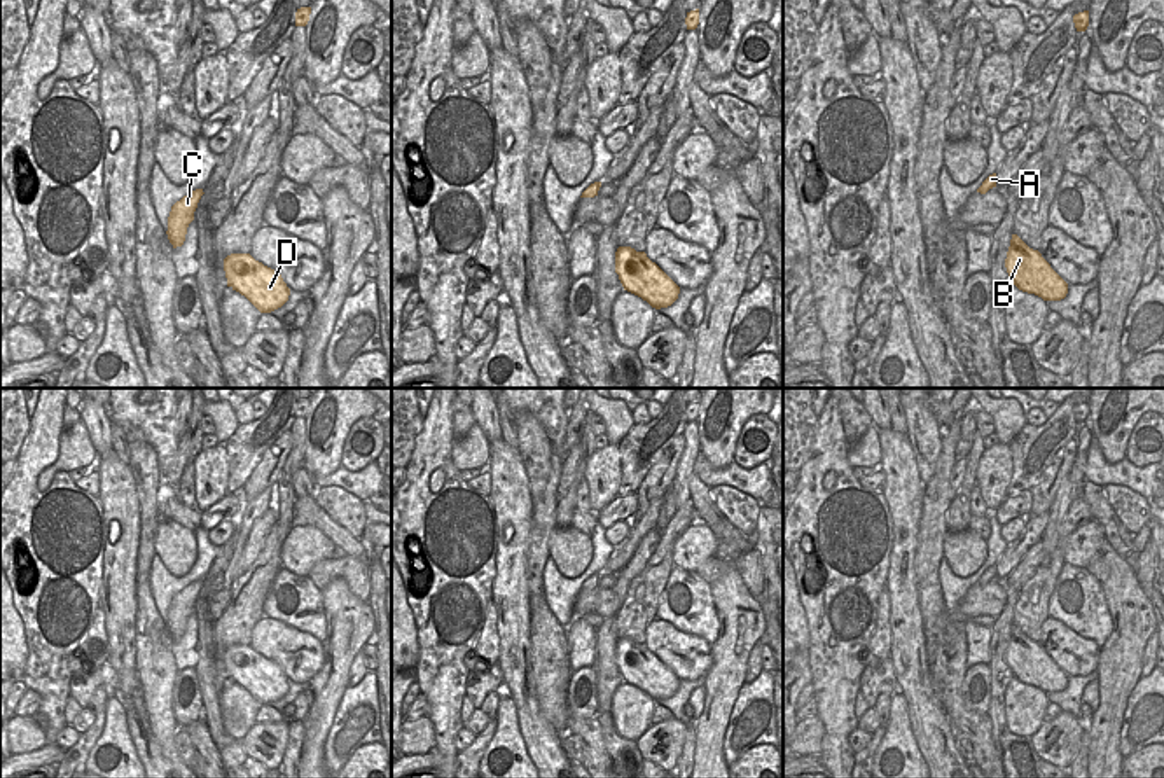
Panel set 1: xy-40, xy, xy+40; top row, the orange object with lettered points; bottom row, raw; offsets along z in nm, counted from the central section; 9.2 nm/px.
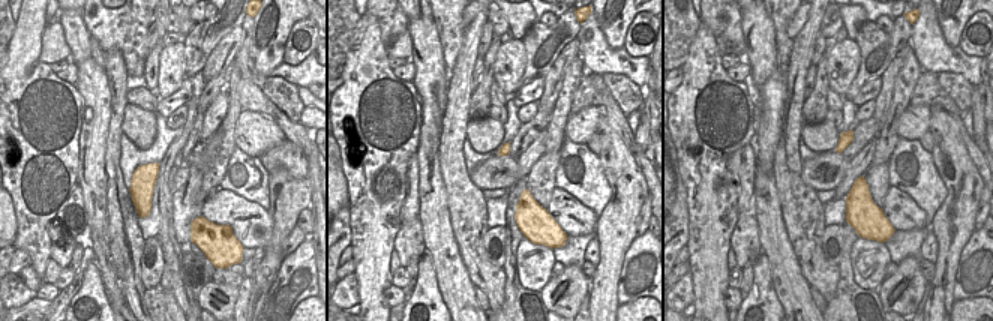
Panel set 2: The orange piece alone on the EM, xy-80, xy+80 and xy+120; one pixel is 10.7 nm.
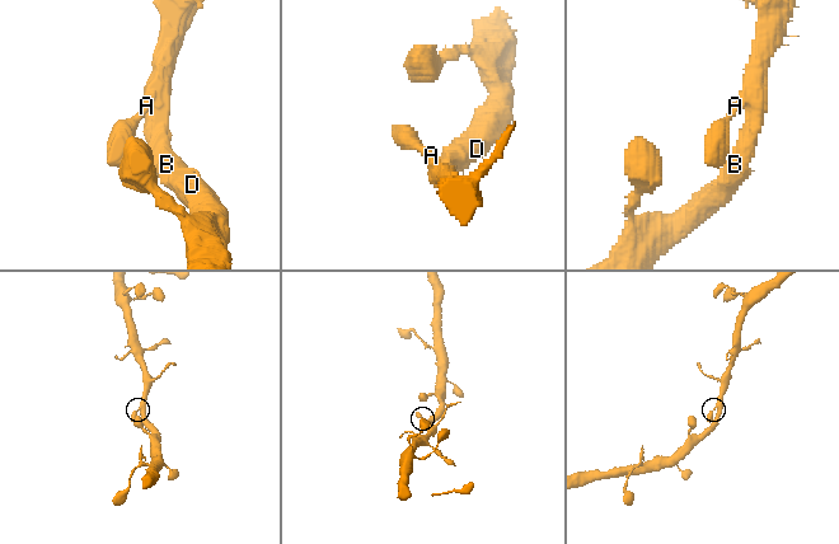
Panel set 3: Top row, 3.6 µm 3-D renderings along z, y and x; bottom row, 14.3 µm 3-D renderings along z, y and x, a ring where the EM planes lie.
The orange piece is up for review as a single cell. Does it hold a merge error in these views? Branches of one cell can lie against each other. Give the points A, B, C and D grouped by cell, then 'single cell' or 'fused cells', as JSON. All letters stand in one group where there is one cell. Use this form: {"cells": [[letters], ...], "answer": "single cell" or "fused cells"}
{"cells": [["A", "B", "C", "D"]], "answer": "single cell"}

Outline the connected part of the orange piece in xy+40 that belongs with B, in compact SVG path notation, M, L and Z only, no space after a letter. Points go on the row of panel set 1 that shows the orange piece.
M1012 234L1005 267L1019 290L1035 294L1043 301L1061 301L1068 294L1068 283L1038 250L1029 248L1017 234Z

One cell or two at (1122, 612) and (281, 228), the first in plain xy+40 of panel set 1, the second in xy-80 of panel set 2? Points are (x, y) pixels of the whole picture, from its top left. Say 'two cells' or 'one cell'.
one cell

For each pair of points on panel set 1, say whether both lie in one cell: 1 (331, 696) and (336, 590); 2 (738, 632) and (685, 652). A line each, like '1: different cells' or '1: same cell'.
1: same cell
2: different cells

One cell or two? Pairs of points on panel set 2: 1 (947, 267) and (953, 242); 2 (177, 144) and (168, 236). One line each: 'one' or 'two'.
1: one
2: one

